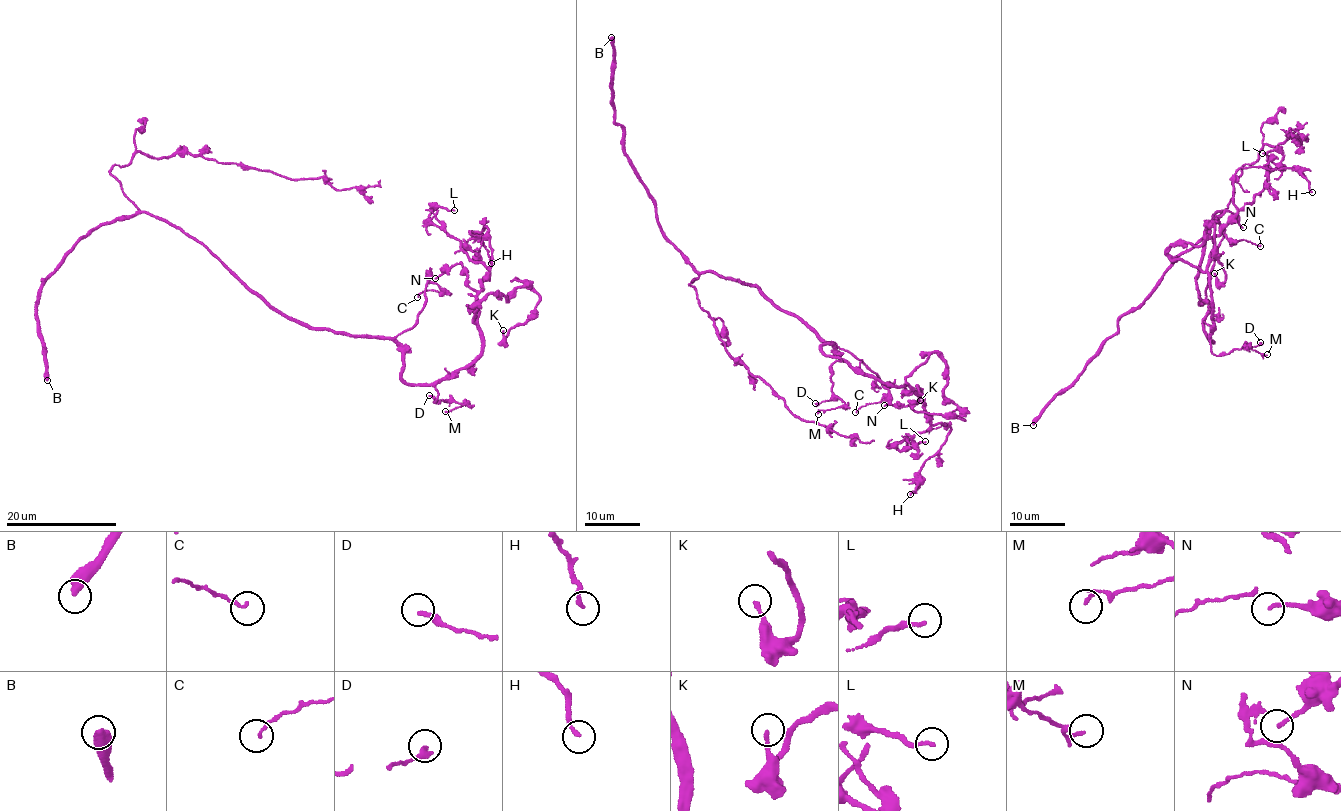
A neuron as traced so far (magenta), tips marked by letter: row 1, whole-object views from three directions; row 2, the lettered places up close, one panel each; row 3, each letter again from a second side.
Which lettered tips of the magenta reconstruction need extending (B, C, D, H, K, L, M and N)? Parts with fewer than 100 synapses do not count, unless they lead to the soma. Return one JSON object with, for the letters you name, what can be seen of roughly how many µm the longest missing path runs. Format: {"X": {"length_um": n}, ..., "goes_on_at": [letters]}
{"B": {"length_um": 350}, "goes_on_at": ["B"]}

